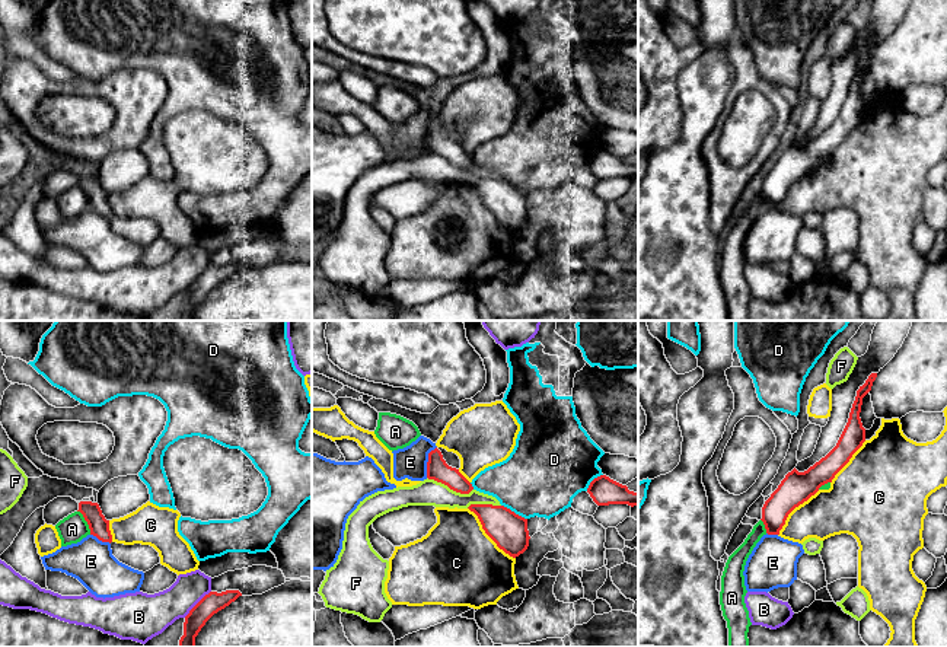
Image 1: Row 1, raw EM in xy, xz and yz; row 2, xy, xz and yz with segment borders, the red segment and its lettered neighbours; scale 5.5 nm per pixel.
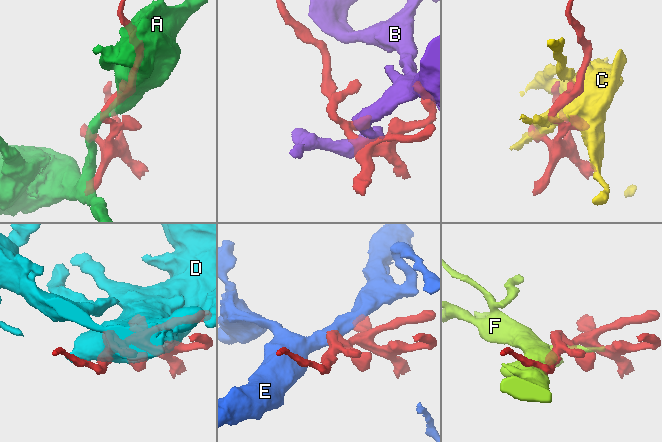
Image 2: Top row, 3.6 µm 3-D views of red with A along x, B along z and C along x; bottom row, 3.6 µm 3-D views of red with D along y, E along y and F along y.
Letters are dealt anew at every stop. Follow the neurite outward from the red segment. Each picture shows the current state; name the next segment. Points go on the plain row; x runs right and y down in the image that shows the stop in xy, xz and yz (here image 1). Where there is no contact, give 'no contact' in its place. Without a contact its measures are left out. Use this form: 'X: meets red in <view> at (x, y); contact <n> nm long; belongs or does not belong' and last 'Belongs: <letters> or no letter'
A: meets red in xy at (86, 194); contact 150 nm long; does not belong
B: meets red in xy at (197, 277); contact 220 nm long; does not belong
C: meets red in xz at (487, 207); contact 380 nm long; does not belong
D: meets red in xz at (513, 185); contact 170 nm long; does not belong
E: meets red in xz at (427, 136); contact 190 nm long; does not belong
F: meets red in xz at (450, 162); contact 260 nm long; does not belong
Belongs: no letter

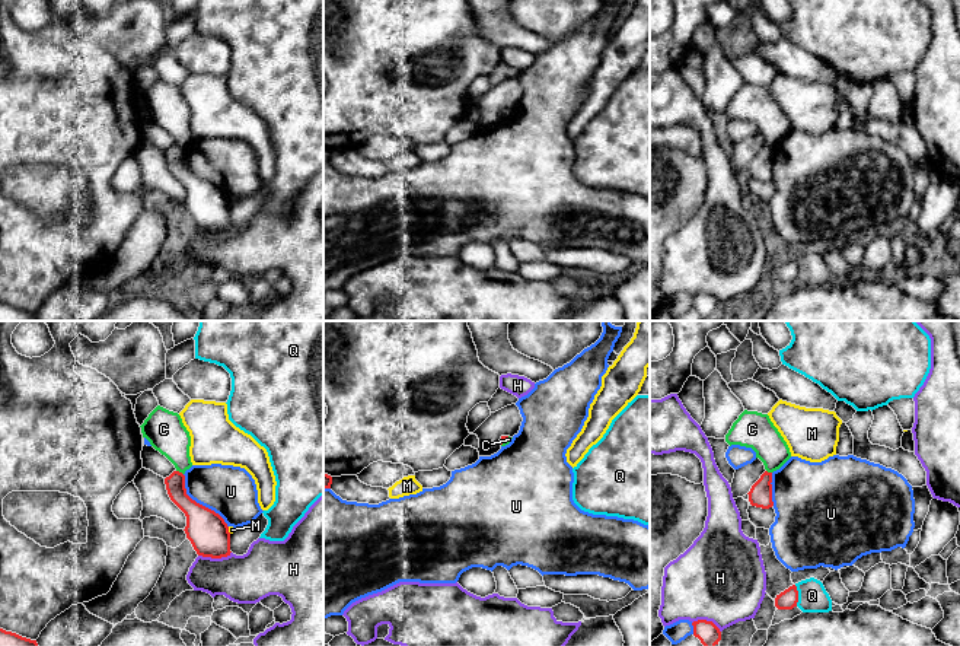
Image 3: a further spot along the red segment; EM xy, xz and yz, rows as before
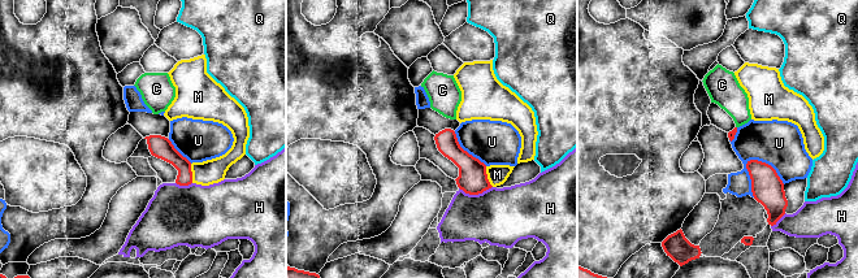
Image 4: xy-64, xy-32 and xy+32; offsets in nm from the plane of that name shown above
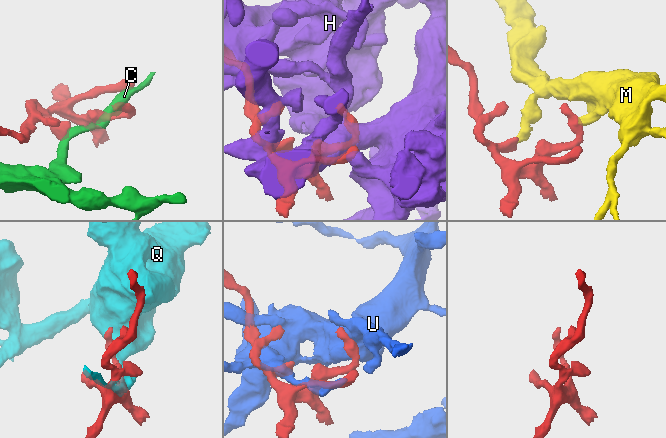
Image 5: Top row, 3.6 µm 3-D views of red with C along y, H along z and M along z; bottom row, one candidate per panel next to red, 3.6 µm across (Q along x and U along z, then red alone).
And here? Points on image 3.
C: meets red in xy at (178, 145); contact 50 nm long; does not belong
H: meets red in xy at (214, 231); contact 190 nm long; does not belong
M: meets red in xy at (227, 203); contact 40 nm long; does not belong
Q: meets red in yz at (797, 269); contact 120 nm long; does not belong
U: meets red in xy at (198, 177); contact 380 nm long; does not belong
Belongs: no letter

